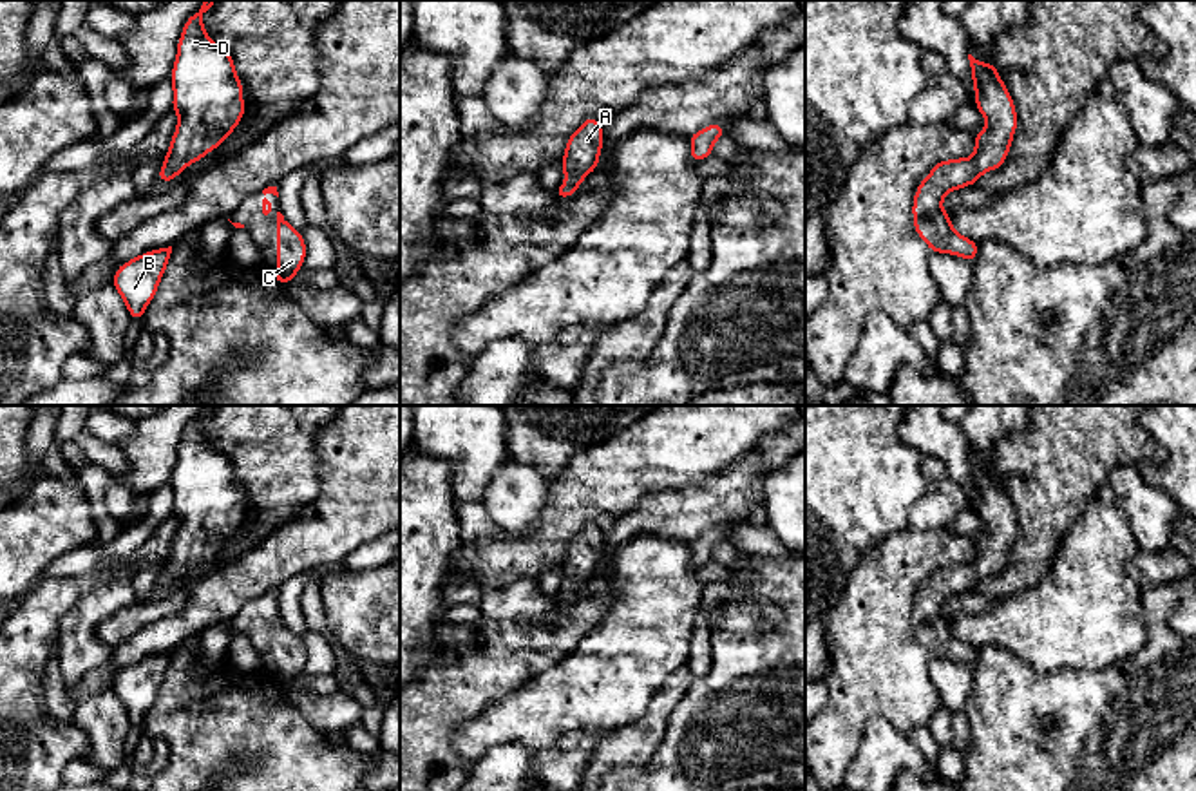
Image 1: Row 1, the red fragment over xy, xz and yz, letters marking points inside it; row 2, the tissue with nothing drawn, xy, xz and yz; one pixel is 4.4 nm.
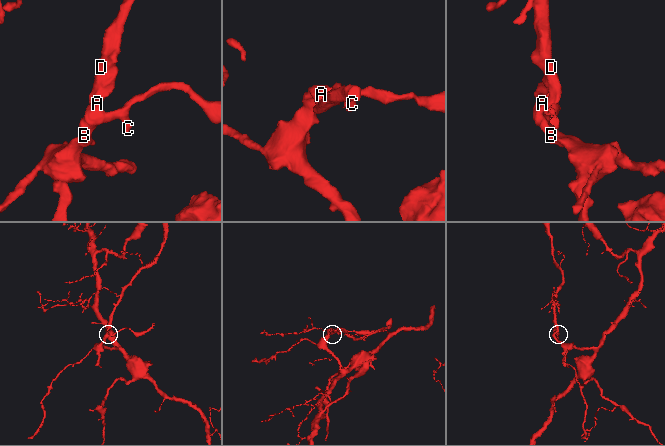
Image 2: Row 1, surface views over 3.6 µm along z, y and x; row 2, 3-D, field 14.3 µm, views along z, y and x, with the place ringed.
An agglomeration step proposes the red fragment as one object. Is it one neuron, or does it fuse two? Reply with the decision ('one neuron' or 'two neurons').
one neuron

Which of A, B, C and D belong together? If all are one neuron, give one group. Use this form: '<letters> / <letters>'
A B C D

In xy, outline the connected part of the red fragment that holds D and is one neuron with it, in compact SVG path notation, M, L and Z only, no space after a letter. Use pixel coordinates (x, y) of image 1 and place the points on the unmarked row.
M214 405L188 422L170 480L172 516L179 521L157 586L172 588L188 570L221 552L244 523L242 487L232 460L203 433Z

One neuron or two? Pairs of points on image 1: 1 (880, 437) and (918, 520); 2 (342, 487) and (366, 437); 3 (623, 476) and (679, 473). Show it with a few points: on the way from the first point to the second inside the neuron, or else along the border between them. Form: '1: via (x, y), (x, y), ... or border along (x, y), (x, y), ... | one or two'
1: border along (934, 480), (914, 504), (905, 525) | two
2: via (355, 475), (366, 464), (366, 449) | one
3: via (637, 473), (664, 473) | one

